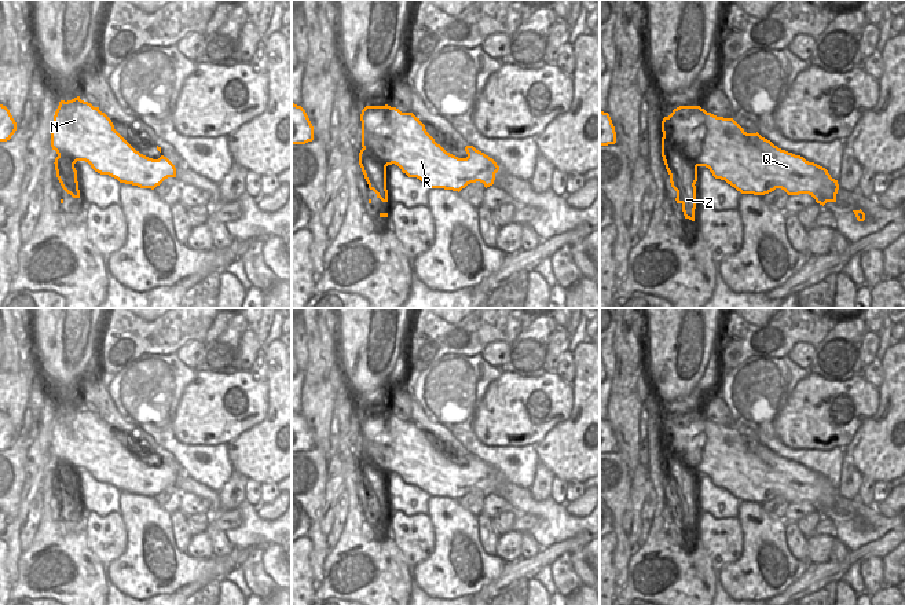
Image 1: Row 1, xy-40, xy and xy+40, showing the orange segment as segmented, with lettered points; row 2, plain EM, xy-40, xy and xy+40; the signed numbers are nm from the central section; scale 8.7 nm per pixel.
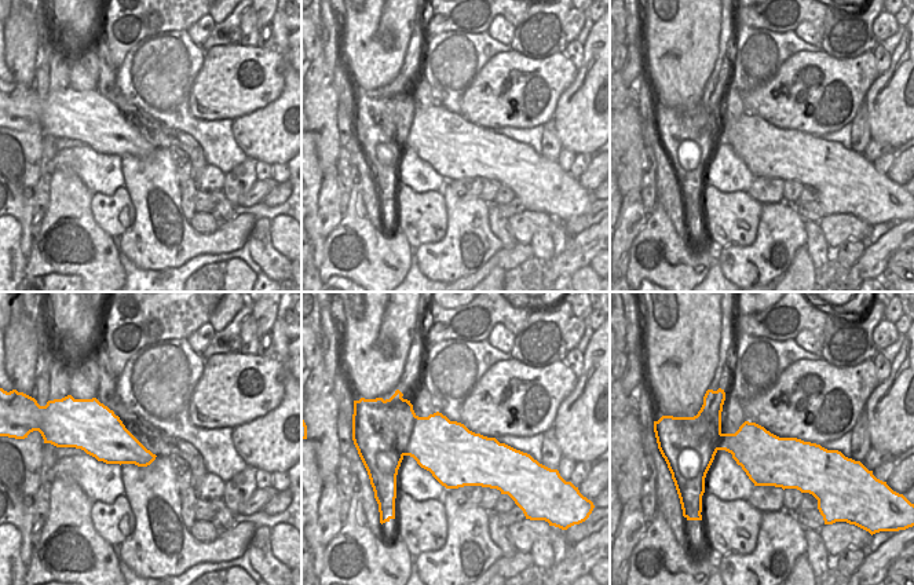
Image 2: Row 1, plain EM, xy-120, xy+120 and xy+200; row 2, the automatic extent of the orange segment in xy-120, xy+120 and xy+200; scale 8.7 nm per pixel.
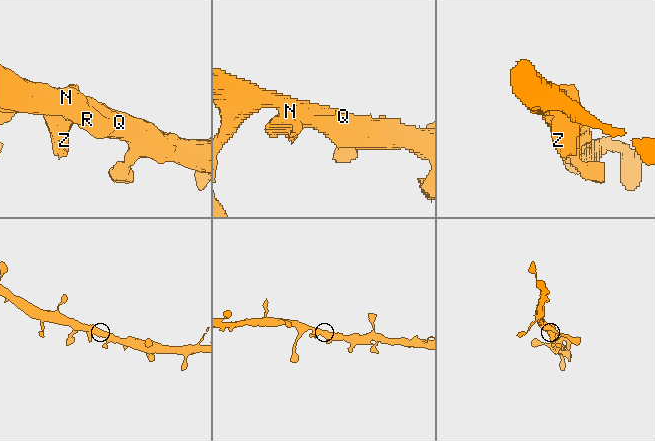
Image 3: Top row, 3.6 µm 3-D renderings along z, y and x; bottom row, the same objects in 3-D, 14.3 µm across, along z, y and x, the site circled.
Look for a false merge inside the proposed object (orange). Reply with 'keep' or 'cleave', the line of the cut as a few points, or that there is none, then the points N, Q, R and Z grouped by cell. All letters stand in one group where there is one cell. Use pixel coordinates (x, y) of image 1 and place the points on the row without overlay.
cleave; cut xy+40 (700, 415), (702, 440), (677, 436), (669, 444), (696, 475); groups N Q R / Z

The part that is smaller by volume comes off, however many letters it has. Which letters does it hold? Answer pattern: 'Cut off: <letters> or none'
Cut off: Z

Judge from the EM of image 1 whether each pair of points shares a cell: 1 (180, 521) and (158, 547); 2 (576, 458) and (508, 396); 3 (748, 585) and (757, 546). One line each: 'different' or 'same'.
1: different
2: different
3: same

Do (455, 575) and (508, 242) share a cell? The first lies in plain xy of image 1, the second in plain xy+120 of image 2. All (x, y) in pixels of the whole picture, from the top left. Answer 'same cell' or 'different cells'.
different cells

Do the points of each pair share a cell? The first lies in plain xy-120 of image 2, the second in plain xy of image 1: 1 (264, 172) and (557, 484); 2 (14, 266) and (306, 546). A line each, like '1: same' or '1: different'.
1: same
2: same

